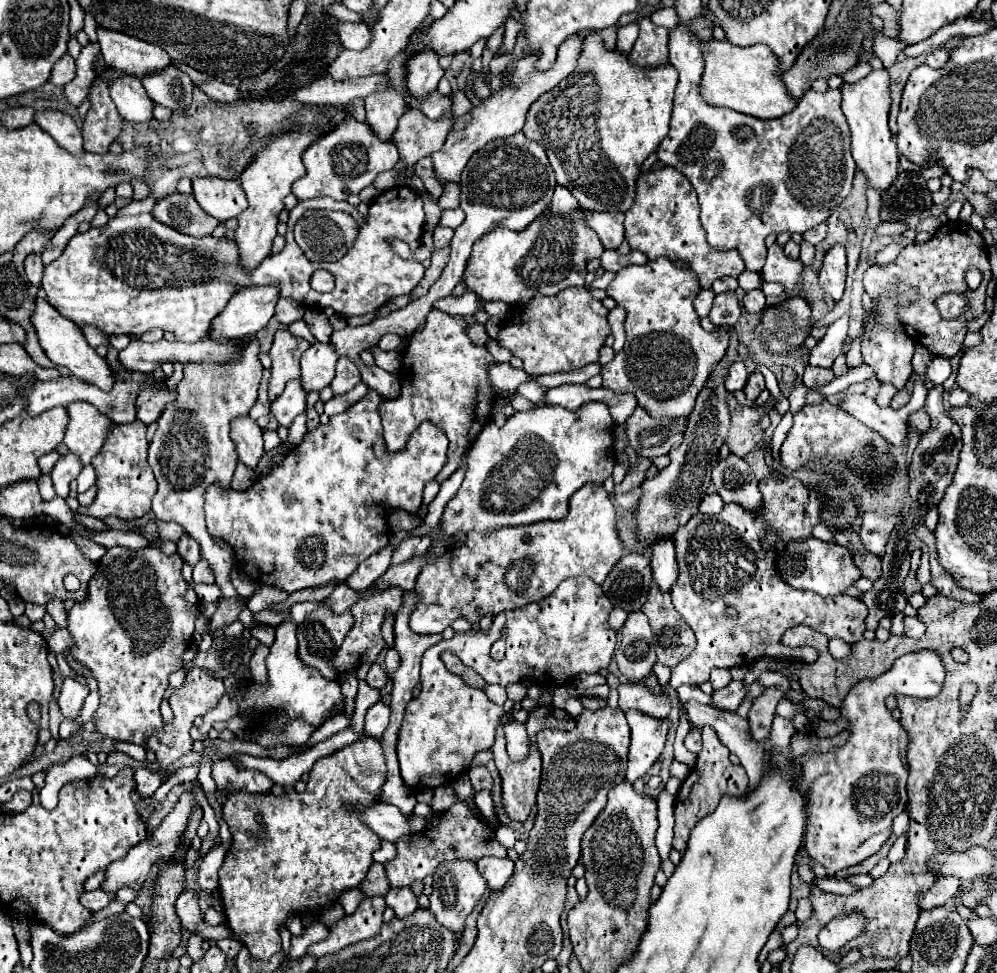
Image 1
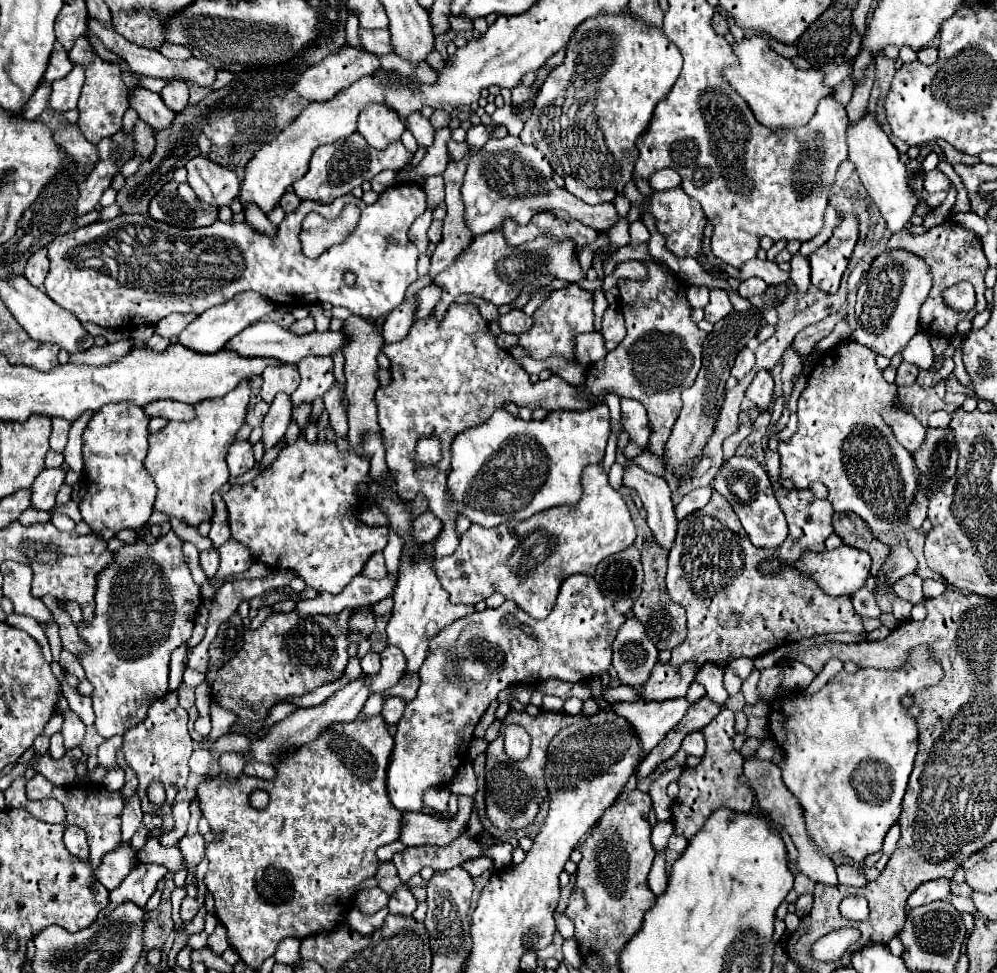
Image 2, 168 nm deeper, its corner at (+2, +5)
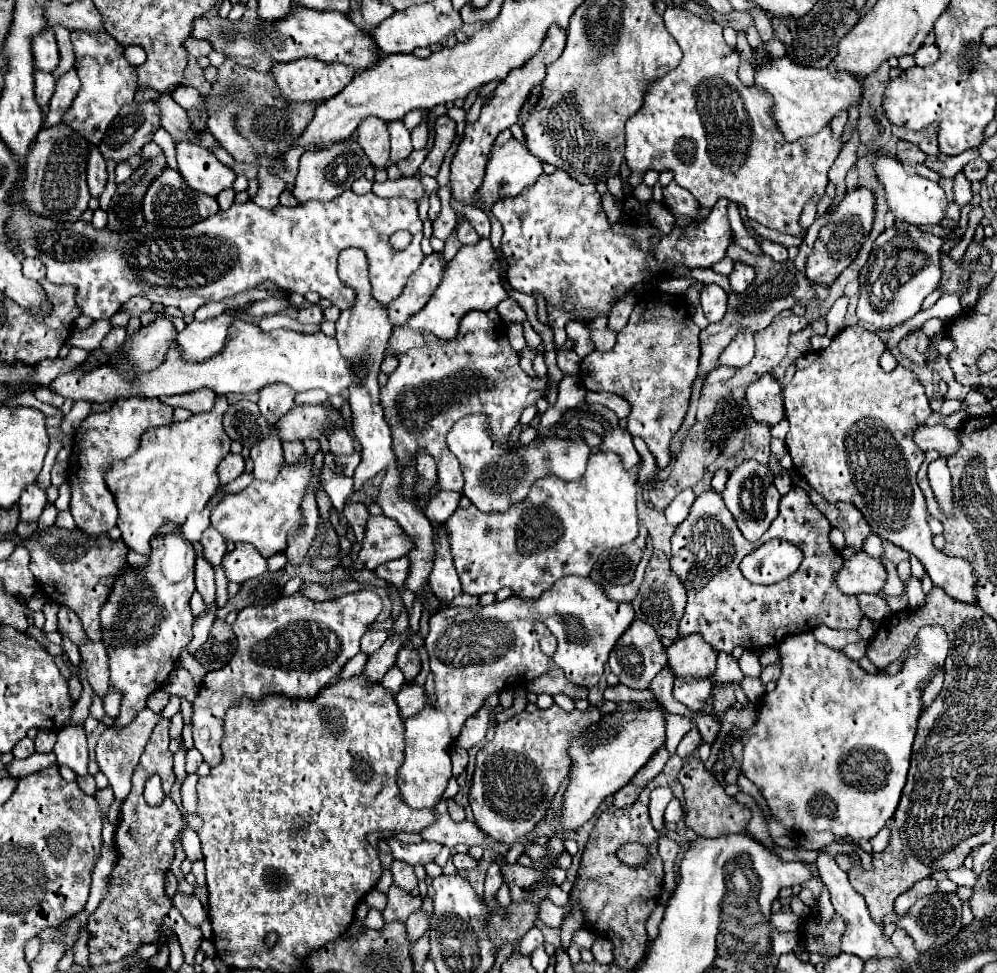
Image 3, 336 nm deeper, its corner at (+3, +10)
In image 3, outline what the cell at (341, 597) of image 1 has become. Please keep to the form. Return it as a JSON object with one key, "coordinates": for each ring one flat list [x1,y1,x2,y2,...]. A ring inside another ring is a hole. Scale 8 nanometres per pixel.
{"coordinates":[[469,414,461,418,447,434,447,446,461,462,465,496,481,512,507,512,511,506,527,498,531,486,539,478,557,476,565,482,581,480,591,454,583,434,575,440,559,438,557,434,537,436,529,446,523,446,521,442,517,442,517,446,509,446,509,442,499,444,489,430,489,418,485,414]]}

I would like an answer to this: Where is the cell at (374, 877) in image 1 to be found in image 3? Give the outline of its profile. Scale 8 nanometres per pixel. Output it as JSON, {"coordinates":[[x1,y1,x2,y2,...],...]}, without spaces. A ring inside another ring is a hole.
{"coordinates":[[393,862,391,864,391,872,393,872,393,884,399,886,405,892,411,892,417,886,417,876,413,872,413,866,409,866,407,862]]}

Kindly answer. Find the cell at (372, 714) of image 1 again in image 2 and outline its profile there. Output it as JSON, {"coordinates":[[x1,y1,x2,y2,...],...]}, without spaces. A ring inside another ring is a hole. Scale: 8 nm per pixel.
{"coordinates":[[388,697,384,703,384,709,382,709,386,723,396,725,404,713,404,707,406,707,406,701,402,697]]}

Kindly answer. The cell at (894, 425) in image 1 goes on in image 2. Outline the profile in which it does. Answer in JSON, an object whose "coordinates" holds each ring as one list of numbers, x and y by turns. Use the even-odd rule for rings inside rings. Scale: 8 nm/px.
{"coordinates":[[886,411,884,413,884,419,886,423,892,427,898,443,908,449,910,453,918,451,918,447,924,443,924,437,926,437,926,427,912,415,912,413,906,413,906,411]]}

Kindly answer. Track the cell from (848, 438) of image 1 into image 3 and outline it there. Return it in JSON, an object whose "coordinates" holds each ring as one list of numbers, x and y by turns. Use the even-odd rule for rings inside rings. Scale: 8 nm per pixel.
{"coordinates":[[847,326,831,340,825,350,815,350,795,360,797,372,787,386,785,400,789,420,789,434,785,438,785,444,793,458,793,468,799,476,803,468,807,484,827,502,855,504,877,536,917,556,933,584,943,588,951,598,975,604,977,600,973,594,973,570,963,558,949,558,933,546,933,534,927,526,927,508,923,492,919,490,915,480,925,454,915,446,911,434,917,426,925,424,927,416,931,414,929,400,911,370,901,366,889,374,881,370,879,358,883,352,885,344,879,334,865,326]]}

